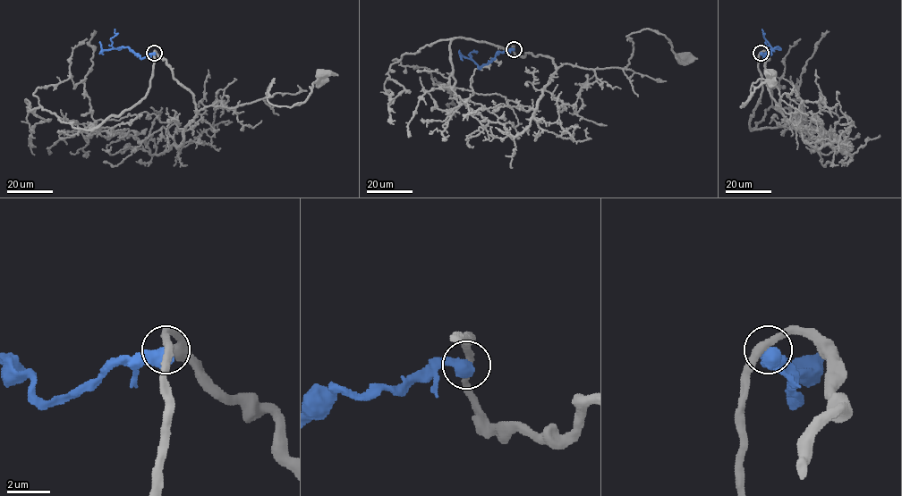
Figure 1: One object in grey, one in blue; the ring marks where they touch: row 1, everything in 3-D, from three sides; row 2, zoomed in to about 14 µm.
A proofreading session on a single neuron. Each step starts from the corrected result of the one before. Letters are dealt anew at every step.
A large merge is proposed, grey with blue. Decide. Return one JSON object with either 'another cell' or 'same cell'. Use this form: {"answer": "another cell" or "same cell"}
{"answer": "another cell"}

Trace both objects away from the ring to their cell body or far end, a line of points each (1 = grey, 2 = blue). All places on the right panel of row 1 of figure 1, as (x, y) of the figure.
1: (761, 53), (767, 54), (767, 86), (780, 108), (778, 89), (759, 79), (740, 107), (770, 73)
2: (761, 53), (764, 58), (776, 47), (780, 49), (772, 48), (761, 29)

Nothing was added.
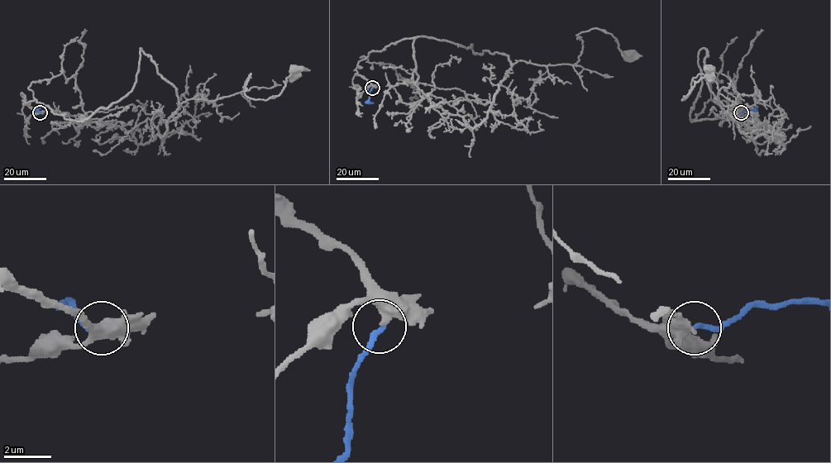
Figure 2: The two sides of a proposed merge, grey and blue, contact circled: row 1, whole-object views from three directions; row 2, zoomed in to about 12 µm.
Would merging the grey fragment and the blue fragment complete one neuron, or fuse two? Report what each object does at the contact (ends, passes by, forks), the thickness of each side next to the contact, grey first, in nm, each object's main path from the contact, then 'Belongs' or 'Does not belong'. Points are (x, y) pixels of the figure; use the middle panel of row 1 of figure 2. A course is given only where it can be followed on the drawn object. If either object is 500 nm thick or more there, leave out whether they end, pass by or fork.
At the ring grey ends. At the ring blue ends. Thickness 480 nm (grey) against 240 nm. Course of grey: (372, 88), (357, 63), (417, 36), (503, 53), (513, 64), (575, 64), (575, 35), (598, 28), (627, 56). Course of blue: (372, 88), (369, 101), (373, 102). Belongs

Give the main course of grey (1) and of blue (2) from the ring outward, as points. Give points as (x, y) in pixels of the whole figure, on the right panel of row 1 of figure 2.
1: (741, 112), (709, 100), (690, 120), (702, 48), (718, 103), (717, 84), (699, 73), (681, 100), (709, 69)
2: (741, 112), (754, 110), (756, 107)

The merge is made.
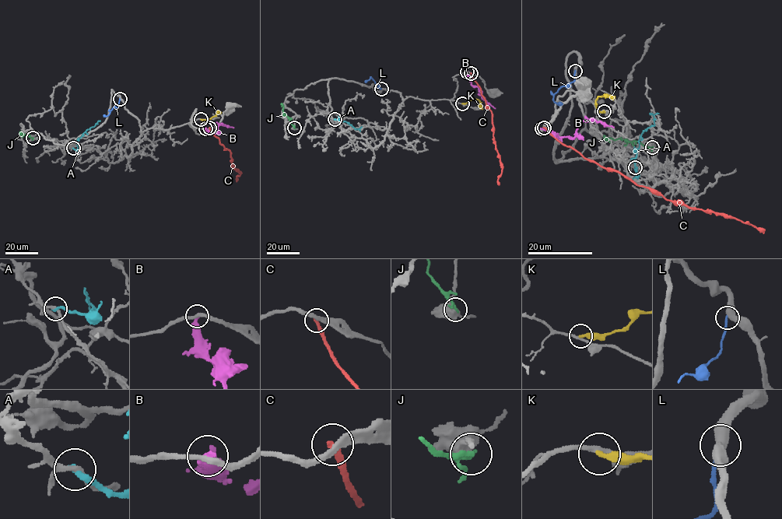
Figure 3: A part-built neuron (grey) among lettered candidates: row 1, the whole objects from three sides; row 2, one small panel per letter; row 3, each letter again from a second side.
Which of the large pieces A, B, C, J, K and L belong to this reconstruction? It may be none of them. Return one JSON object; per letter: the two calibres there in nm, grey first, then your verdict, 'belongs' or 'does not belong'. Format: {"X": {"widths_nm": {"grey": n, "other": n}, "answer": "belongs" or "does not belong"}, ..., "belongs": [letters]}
{"A": {"widths_nm": {"grey": 200, "other": 280}, "answer": "does not belong"}, "B": {"widths_nm": {"grey": 280, "other": 360}, "answer": "does not belong"}, "C": {"widths_nm": {"grey": 320, "other": 280}, "answer": "does not belong"}, "J": {"widths_nm": {"grey": 500, "other": 190}, "answer": "does not belong"}, "K": {"widths_nm": {"grey": 220, "other": 340}, "answer": "does not belong"}, "L": {"widths_nm": {"grey": 440, "other": 180}, "answer": "does not belong"}, "belongs": []}

